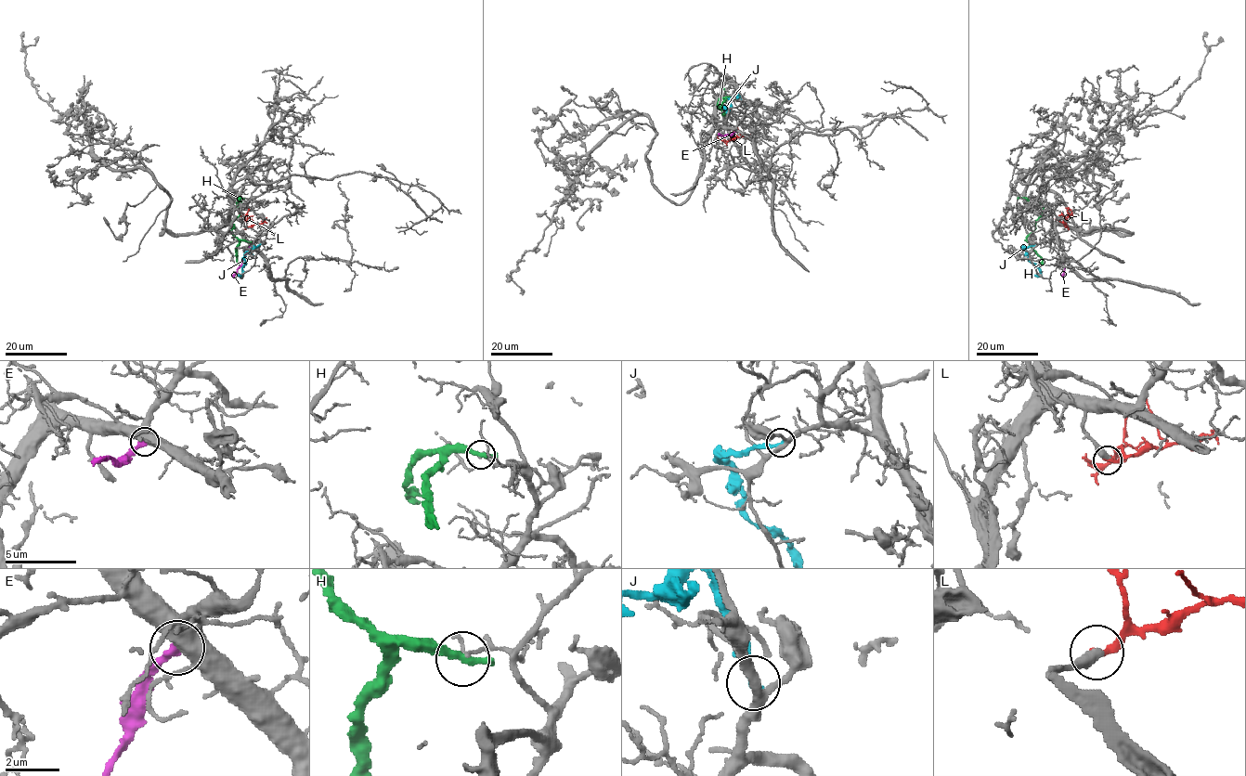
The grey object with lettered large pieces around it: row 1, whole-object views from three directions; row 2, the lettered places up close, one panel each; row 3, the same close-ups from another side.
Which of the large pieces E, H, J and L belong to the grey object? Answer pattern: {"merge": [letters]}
{"merge": ["L"]}

